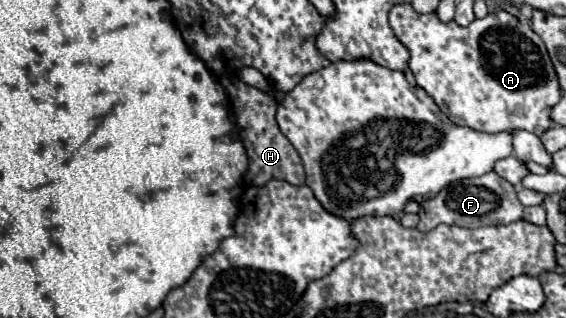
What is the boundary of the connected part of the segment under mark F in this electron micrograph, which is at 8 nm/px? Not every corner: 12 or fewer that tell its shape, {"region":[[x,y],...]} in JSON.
{"region":[[490,171],[446,185],[420,205],[420,231],[436,225],[546,225],[514,185]]}

